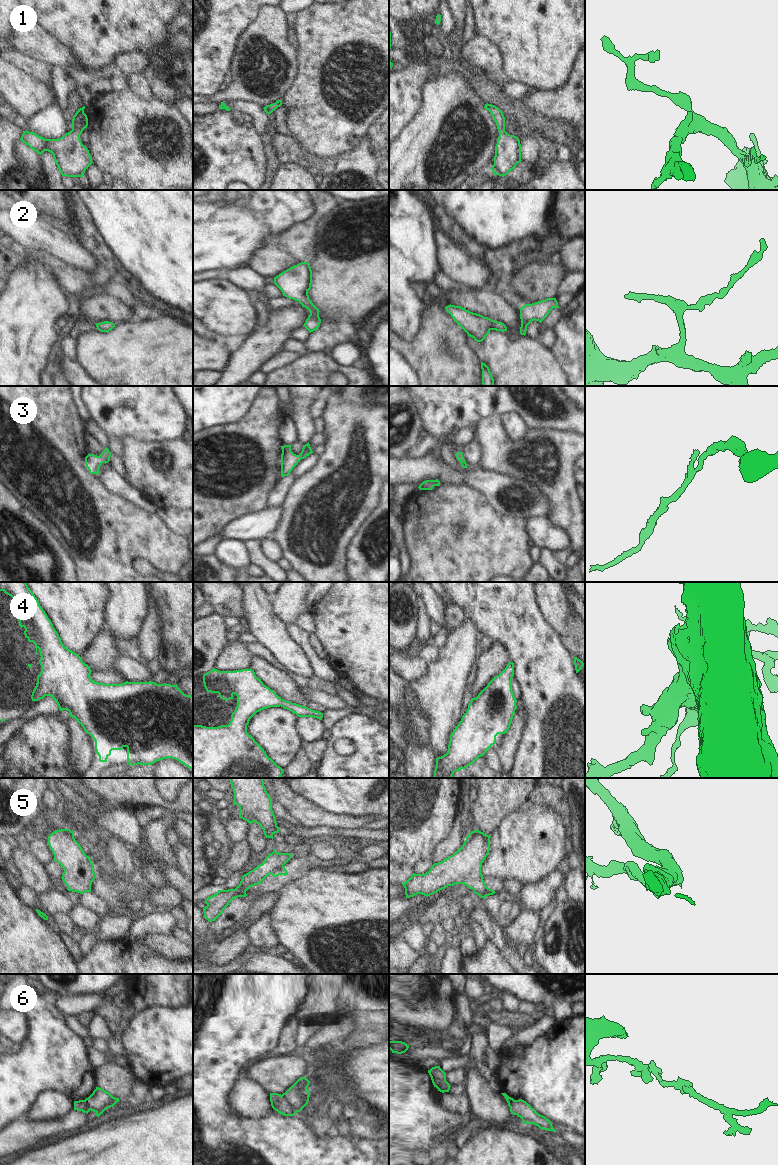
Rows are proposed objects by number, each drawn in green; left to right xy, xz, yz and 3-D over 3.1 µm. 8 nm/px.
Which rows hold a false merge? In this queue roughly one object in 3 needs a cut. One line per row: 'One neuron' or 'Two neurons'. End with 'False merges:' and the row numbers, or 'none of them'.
1: One neuron
2: One neuron
3: One neuron
4: One neuron
5: One neuron
6: Two neurons
False merges: 6

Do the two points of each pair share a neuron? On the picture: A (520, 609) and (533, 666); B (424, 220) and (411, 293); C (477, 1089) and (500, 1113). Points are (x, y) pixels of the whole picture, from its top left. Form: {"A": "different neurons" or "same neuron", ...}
{"A": "same neuron", "B": "same neuron", "C": "same neuron"}

